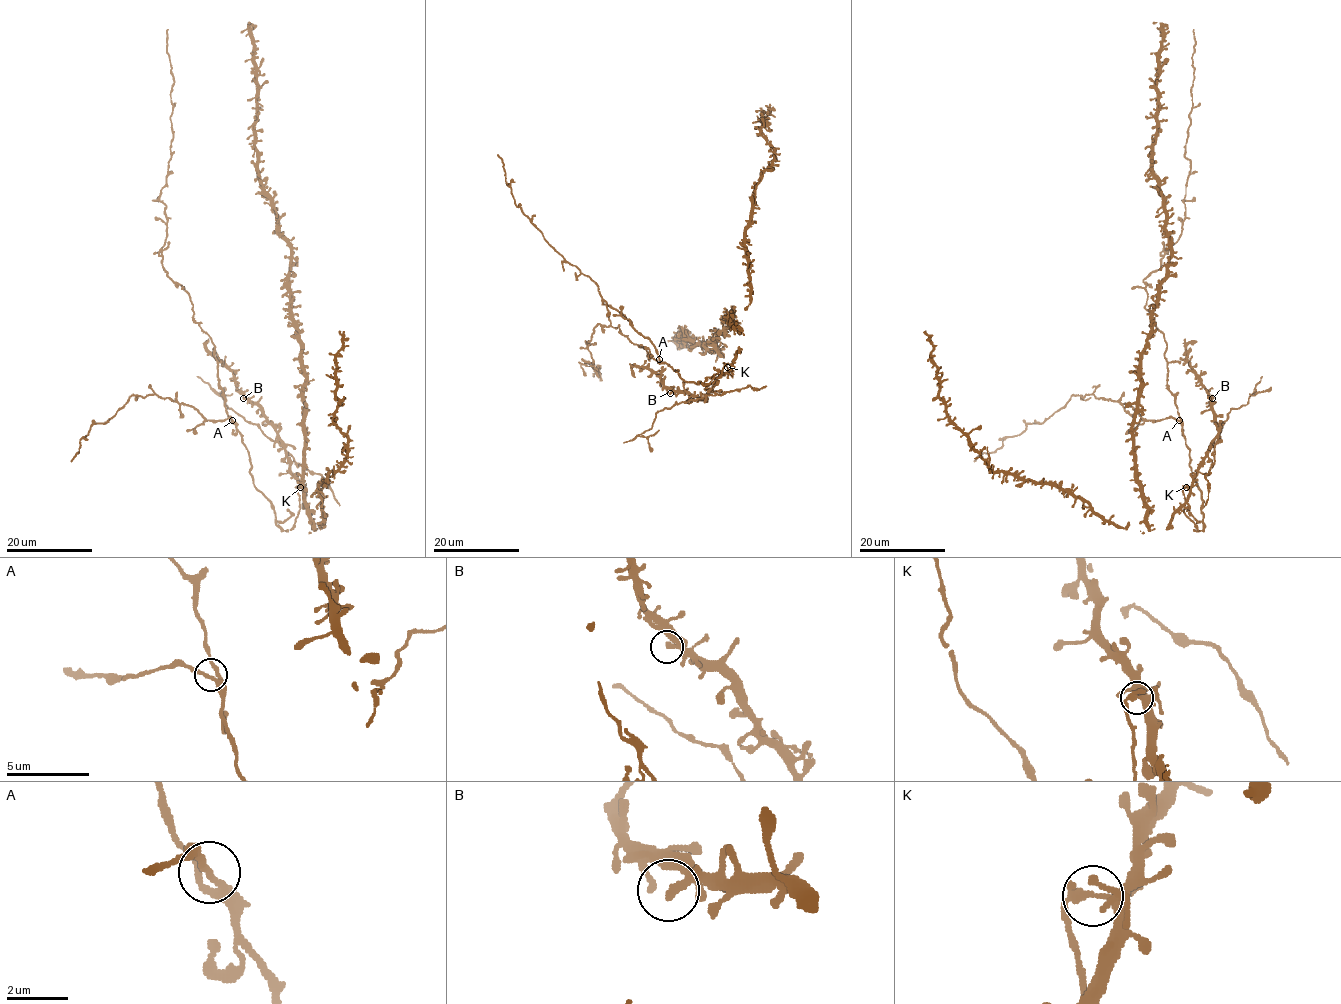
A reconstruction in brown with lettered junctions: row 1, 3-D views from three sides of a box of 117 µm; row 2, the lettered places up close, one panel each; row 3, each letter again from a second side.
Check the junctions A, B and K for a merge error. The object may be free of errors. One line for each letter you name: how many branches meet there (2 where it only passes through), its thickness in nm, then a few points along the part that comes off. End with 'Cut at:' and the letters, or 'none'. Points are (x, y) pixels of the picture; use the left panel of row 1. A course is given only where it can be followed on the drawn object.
K: 3 | 200 nm | (300, 487), (299, 513), (290, 530)
Cut at: K

